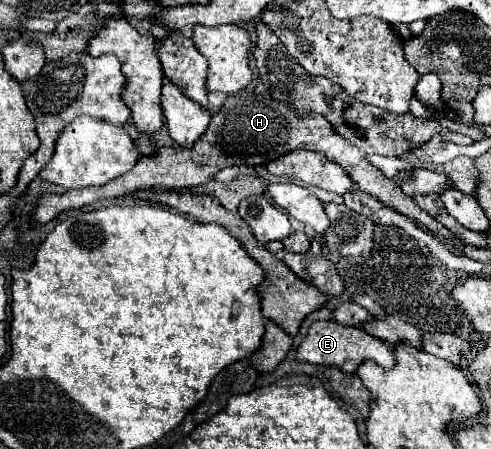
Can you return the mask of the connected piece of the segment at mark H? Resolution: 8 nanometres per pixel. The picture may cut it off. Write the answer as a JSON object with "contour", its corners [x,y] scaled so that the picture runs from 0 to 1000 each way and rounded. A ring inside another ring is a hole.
{"contour":[[[491,203],[491,207],[462,216],[458,234],[434,256],[434,269],[430,269],[422,296],[385,336],[377,336],[373,327],[328,327],[324,336],[316,336],[308,345],[287,350],[283,363],[267,381],[259,381],[259,390],[246,390],[210,416],[145,421],[145,425],[132,425],[128,434],[92,430],[79,443],[75,465],[67,470],[67,497],[96,497],[136,465],[169,461],[169,457],[181,457],[198,443],[226,443],[226,439],[259,434],[275,421],[308,421],[308,416],[360,421],[360,416],[413,412],[413,408],[430,403],[458,372],[540,367],[552,354],[564,354],[593,332],[625,332],[625,336],[642,336],[642,341],[662,345],[670,359],[695,367],[715,390],[715,399],[735,416],[739,430],[764,439],[784,461],[804,465],[809,474],[845,488],[857,506],[866,506],[874,519],[894,528],[898,541],[919,541],[919,537],[939,541],[927,523],[919,523],[919,514],[910,514],[910,506],[902,506],[898,497],[878,488],[878,479],[870,479],[866,470],[845,461],[845,448],[837,439],[821,434],[821,425],[813,421],[813,412],[804,403],[780,394],[723,323],[707,318],[707,310],[695,310],[674,287],[674,274],[666,274],[666,265],[658,265],[642,252],[625,252],[621,261],[605,261],[601,238],[589,238],[585,229],[564,229],[552,216],[532,216],[515,203],[511,207]]]}

